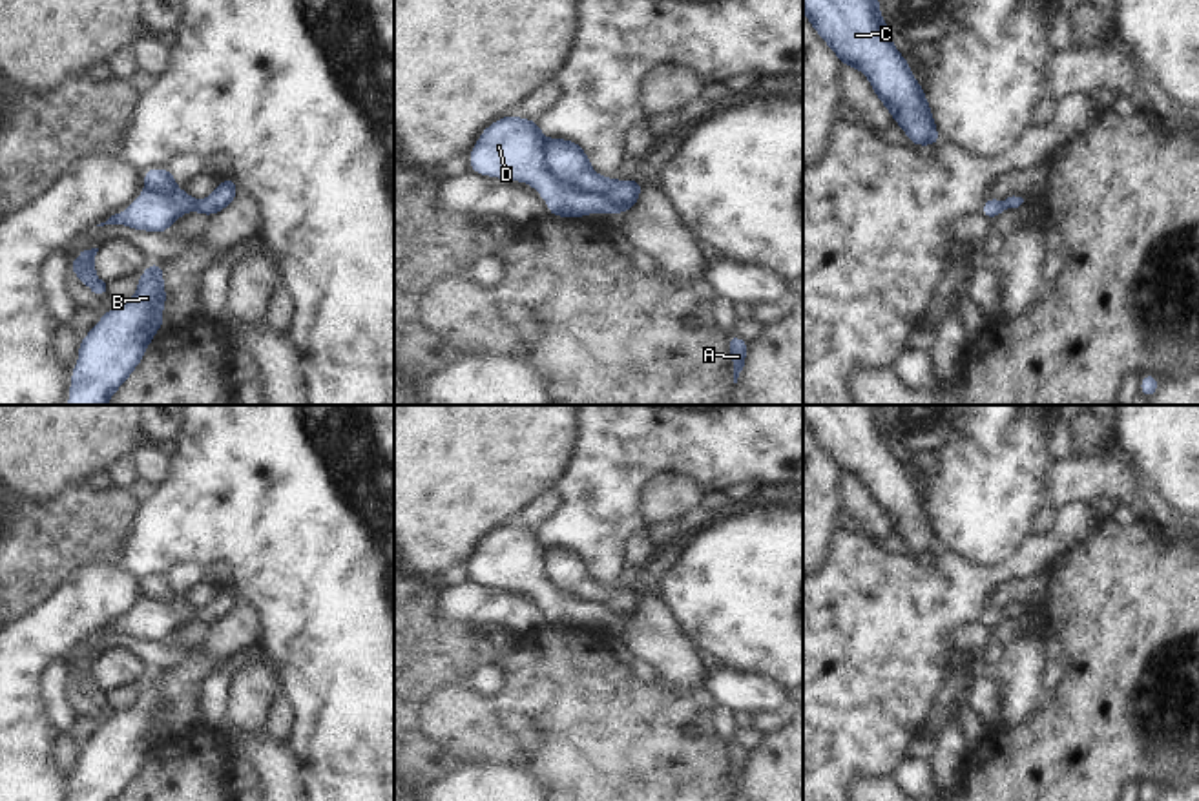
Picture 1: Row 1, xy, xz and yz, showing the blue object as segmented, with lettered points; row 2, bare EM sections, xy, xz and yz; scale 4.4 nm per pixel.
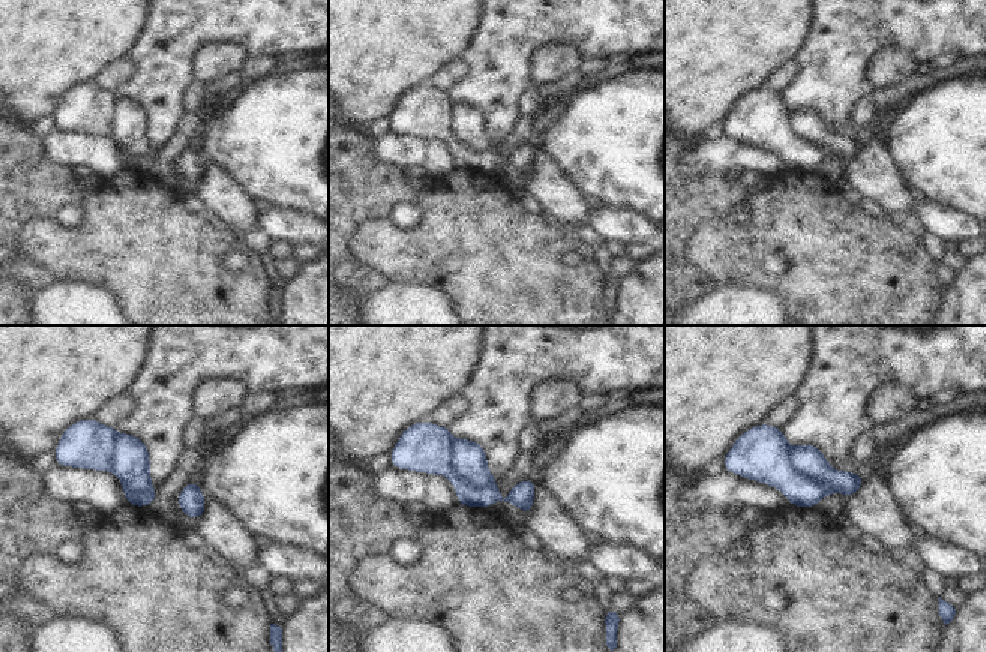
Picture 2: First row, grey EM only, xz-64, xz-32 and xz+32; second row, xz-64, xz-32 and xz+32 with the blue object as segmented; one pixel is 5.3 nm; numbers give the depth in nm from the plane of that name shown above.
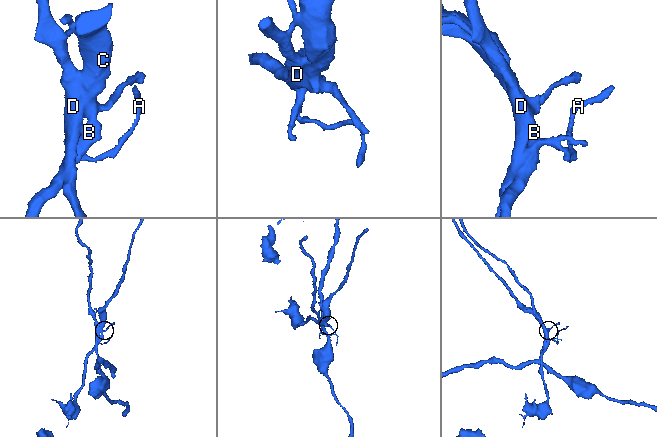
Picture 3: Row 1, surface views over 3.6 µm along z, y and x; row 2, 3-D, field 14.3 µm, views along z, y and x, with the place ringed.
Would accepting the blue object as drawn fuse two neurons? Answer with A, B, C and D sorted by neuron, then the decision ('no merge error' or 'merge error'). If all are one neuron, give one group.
groups A B C / D; merge error

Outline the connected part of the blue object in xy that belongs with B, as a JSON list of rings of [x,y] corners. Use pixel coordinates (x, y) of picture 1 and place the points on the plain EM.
[[[150,670],[137,688],[135,704],[104,721],[97,733],[78,748],[78,770],[71,777],[69,801],[117,801],[141,774],[151,748],[164,733],[166,726],[161,721],[166,710],[162,671]]]

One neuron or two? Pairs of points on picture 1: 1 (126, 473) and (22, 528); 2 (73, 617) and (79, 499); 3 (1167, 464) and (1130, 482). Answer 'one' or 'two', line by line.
1: two
2: two
3: two

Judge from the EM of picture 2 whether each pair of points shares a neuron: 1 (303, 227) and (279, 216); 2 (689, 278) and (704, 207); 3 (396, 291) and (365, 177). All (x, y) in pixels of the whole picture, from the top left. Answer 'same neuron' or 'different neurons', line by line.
1: same neuron
2: same neuron
3: different neurons

